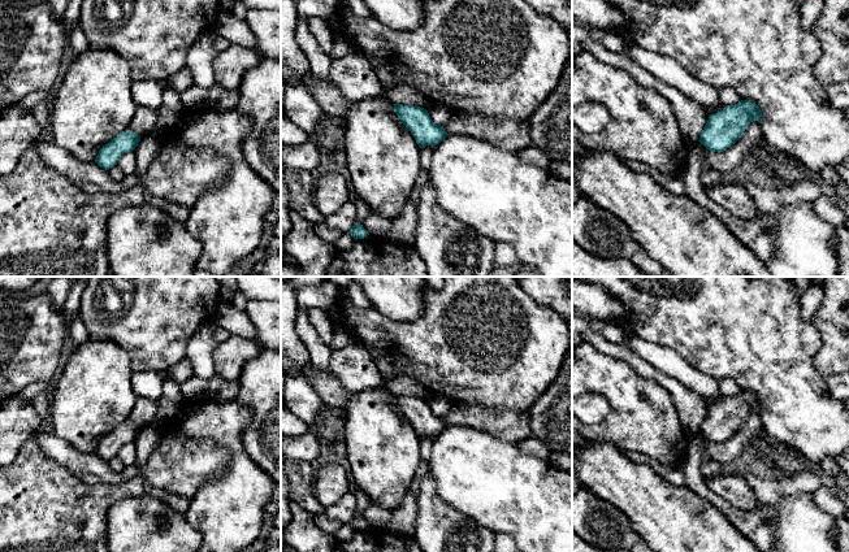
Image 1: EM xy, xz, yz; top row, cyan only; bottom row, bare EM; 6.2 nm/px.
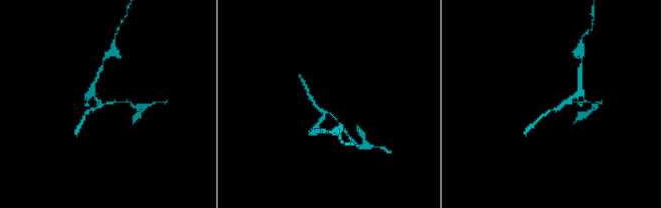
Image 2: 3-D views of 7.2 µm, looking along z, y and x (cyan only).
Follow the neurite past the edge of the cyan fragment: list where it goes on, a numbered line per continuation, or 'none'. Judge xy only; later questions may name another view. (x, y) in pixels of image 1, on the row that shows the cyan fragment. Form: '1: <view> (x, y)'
none

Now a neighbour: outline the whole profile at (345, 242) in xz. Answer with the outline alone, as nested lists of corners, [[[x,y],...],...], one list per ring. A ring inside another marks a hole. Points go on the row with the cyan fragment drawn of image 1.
[[[343,232],[339,235],[334,244],[338,251],[346,251],[354,245],[354,242],[355,239],[352,238],[351,234]]]

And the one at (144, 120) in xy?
[[[138,107],[130,121],[127,130],[138,134],[142,138],[153,134],[157,123],[157,110],[146,107]]]

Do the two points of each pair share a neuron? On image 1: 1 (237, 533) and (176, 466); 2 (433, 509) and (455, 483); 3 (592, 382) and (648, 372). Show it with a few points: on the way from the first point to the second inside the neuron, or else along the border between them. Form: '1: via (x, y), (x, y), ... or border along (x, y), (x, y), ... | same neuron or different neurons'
1: border along (222, 472), (208, 478), (190, 499) | different neurons
2: border along (429, 474), (436, 492), (467, 516) | different neurons
3: border along (613, 356), (626, 360), (641, 376), (665, 388) | different neurons

